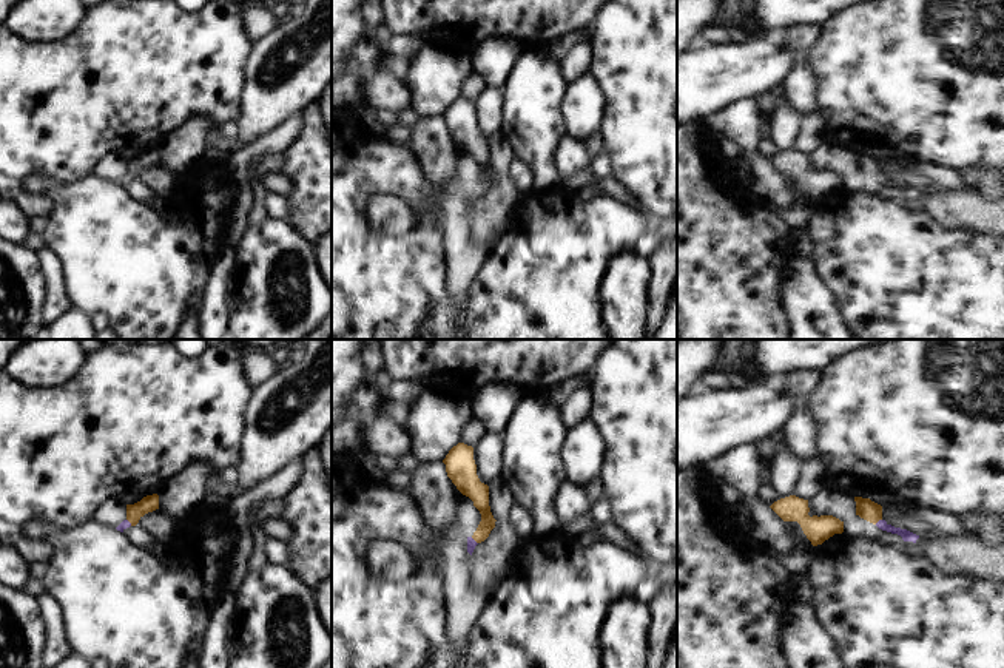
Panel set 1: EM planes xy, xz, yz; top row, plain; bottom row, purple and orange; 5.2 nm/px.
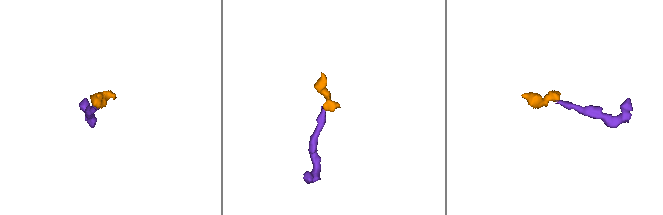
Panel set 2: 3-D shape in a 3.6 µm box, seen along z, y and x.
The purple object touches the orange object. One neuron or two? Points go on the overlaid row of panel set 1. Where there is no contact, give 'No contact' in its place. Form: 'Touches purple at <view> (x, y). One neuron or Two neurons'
Touches purple at yz (879, 520). One neuron

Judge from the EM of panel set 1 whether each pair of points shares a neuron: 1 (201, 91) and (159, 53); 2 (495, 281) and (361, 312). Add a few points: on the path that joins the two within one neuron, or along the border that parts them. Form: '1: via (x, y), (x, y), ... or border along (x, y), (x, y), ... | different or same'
1: via (190, 80), (170, 64) | same
2: border along (468, 296), (464, 323) | different

